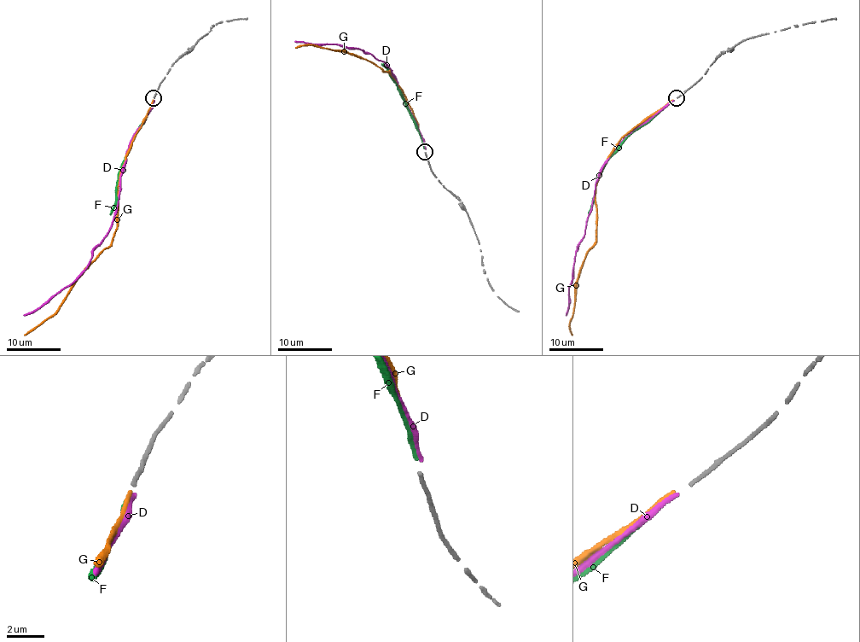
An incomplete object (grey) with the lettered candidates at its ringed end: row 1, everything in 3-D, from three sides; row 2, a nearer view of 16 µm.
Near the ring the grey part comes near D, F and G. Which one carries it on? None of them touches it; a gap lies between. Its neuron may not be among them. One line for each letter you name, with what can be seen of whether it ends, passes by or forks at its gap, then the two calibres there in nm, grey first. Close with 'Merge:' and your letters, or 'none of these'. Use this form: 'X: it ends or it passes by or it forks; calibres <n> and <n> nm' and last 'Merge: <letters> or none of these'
F: it ends; calibres 200 and 220 nm
Merge: F

